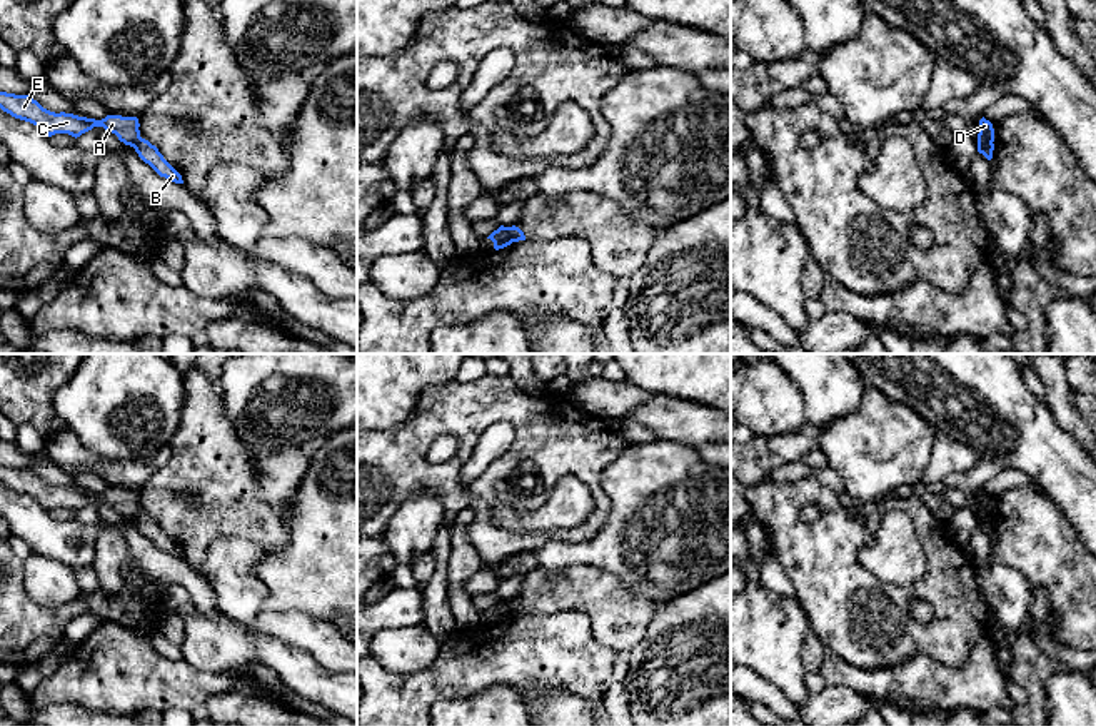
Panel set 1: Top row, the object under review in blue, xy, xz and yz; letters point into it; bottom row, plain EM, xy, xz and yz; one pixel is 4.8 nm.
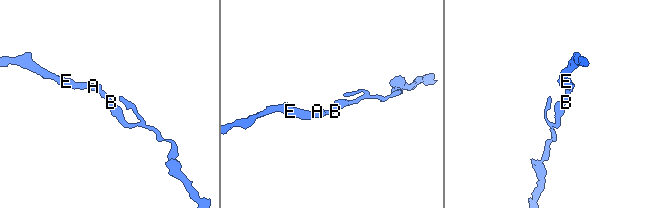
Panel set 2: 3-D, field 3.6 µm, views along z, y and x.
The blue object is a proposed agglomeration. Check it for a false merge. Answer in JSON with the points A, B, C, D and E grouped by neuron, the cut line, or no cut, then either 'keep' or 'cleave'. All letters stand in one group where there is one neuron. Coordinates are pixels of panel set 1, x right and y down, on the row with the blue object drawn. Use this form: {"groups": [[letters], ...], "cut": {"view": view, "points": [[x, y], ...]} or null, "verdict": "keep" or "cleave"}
{"groups": [["A", "C", "D", "E"], ["B"]], "cut": {"view": "xz", "points": [[509, 227], [512, 241]]}, "verdict": "cleave"}

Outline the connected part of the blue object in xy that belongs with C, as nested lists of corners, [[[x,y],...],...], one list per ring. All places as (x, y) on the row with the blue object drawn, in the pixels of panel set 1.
[[[0,92],[0,108],[15,118],[37,125],[48,137],[55,134],[68,134],[77,139],[93,127],[103,127],[130,147],[140,139],[140,124],[137,117],[107,115],[102,120],[95,120],[65,112],[55,113],[43,108],[28,95],[7,92]]]

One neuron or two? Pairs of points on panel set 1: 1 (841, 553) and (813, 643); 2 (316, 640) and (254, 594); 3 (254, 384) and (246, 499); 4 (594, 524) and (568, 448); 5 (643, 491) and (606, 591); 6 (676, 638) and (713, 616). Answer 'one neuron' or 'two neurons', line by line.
1: two neurons
2: one neuron
3: two neurons
4: one neuron
5: two neurons
6: one neuron

